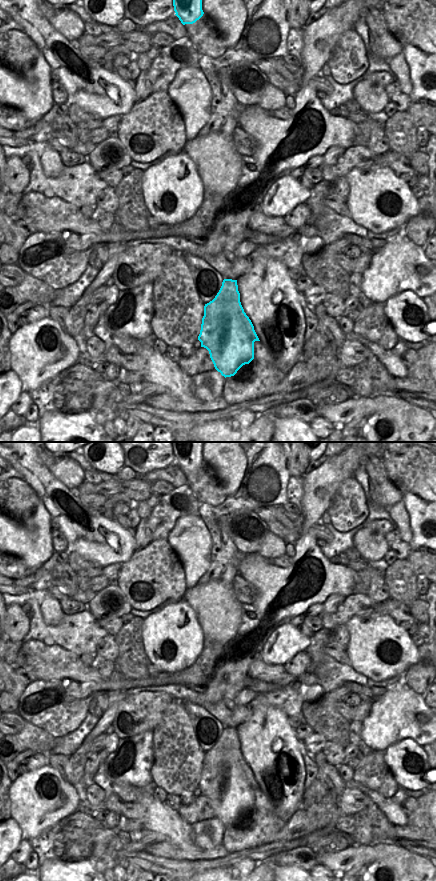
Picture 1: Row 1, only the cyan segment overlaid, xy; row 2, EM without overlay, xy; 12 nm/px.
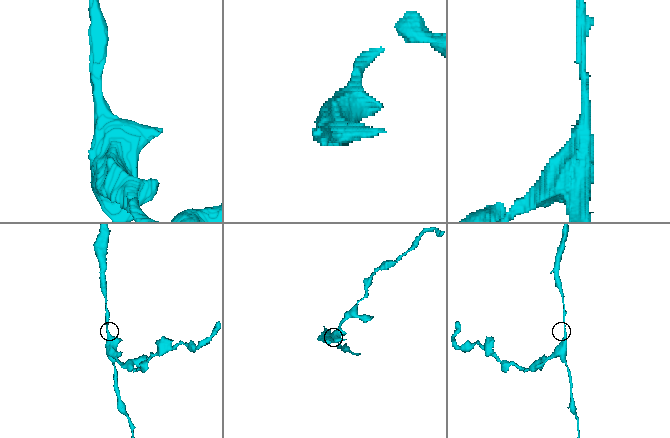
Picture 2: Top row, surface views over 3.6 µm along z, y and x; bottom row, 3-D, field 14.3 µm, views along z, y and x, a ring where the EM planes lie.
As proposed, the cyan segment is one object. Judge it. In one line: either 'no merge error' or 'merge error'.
merge error

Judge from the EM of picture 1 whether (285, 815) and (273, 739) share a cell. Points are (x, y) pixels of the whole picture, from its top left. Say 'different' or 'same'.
same

